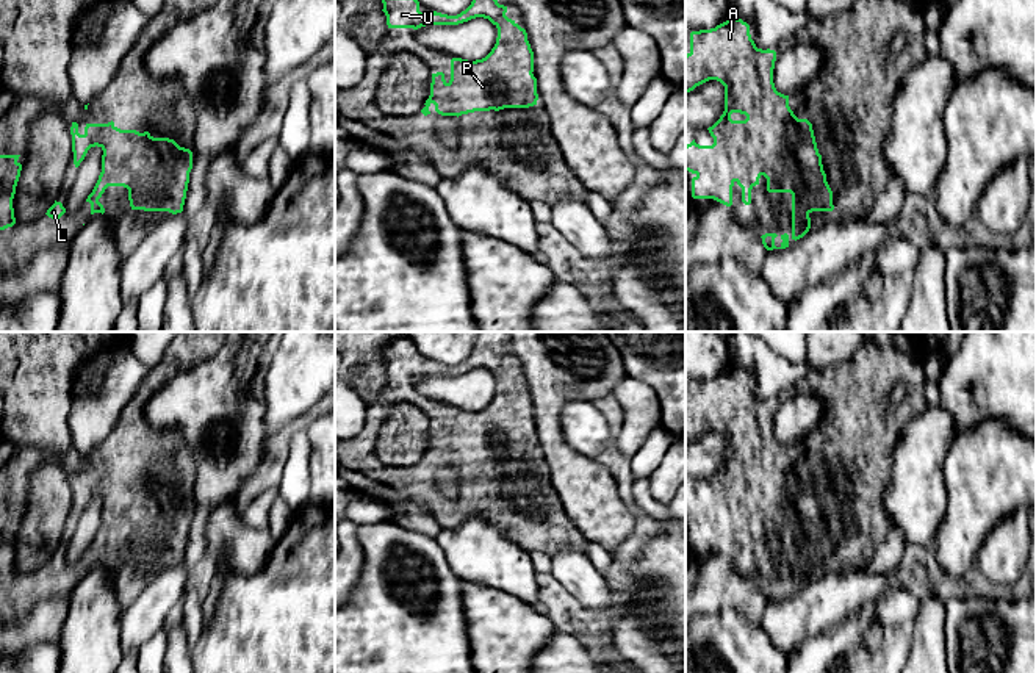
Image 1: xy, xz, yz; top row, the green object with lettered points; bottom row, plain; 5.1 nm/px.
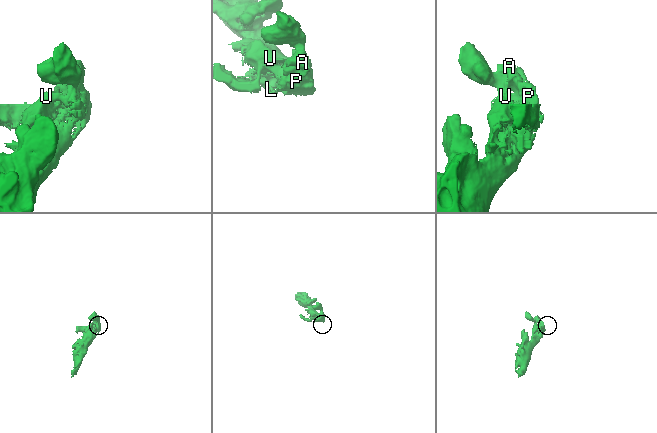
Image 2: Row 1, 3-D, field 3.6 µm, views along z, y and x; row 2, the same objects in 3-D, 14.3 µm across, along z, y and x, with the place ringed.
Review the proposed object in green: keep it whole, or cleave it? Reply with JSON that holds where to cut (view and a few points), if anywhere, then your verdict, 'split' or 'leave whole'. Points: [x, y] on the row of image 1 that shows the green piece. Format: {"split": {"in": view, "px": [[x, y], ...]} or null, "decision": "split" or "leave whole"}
{"split": null, "decision": "leave whole"}

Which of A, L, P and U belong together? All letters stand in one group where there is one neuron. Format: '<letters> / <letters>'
A L P U

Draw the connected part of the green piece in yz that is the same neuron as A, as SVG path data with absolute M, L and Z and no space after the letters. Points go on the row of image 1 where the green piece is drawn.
M737 17L710 30L690 33L690 52L685 55L685 92L717 80L725 86L725 111L709 127L712 146L700 146L695 139L685 146L685 171L692 172L692 197L714 199L726 207L732 205L732 186L742 188L742 202L751 203L751 189L759 178L767 178L768 193L792 194L792 235L781 235L781 246L775 246L776 233L762 235L767 250L789 247L789 239L803 238L811 229L812 211L833 211L833 191L818 153L812 124L798 119L789 106L789 95L776 91L773 69L775 50L757 49L750 34L750 25Z

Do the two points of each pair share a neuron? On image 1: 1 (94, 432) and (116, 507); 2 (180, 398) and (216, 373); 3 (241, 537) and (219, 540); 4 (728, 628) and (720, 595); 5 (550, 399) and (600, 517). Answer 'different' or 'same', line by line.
1: different
2: same
3: same
4: different
5: same

